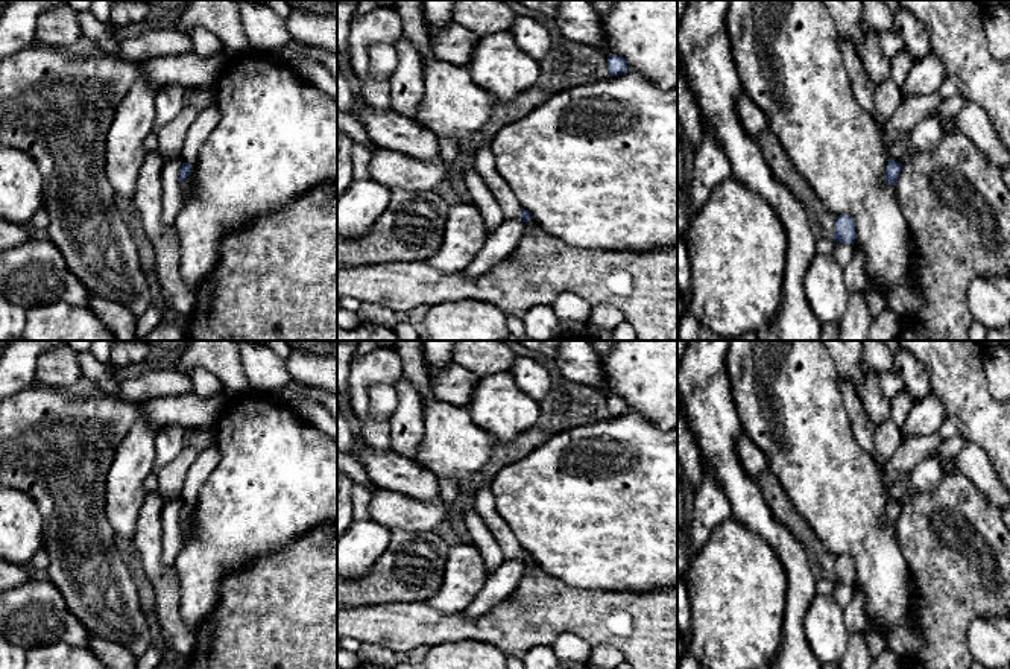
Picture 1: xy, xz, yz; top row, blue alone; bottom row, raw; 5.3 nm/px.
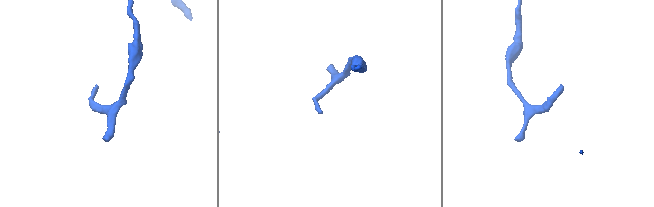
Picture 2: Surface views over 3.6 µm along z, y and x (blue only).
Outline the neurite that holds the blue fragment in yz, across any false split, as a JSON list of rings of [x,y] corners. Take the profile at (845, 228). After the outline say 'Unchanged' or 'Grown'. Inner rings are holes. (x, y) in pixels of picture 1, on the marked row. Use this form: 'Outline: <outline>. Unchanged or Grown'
Outline: [[[840,214],[835,219],[835,231],[834,240],[840,243],[852,243],[855,242],[855,224],[851,214]]]. Unchanged

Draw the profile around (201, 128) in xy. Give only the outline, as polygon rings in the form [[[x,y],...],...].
[[[216,105],[204,109],[190,125],[185,141],[182,146],[181,158],[182,163],[193,164],[196,163],[197,154],[210,134],[216,129],[220,122],[220,111]]]

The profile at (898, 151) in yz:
[[[899,134],[898,138],[888,147],[890,160],[905,164],[908,161],[908,149],[911,141],[910,134]]]

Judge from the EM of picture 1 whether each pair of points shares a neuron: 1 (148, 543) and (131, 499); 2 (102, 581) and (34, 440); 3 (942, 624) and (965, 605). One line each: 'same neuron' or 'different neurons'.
1: different neurons
2: same neuron
3: same neuron

